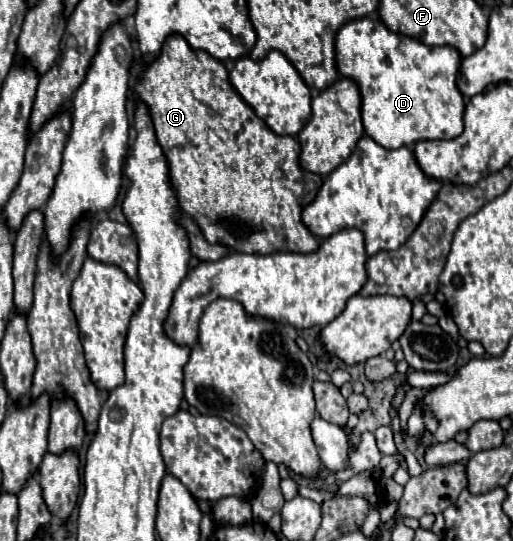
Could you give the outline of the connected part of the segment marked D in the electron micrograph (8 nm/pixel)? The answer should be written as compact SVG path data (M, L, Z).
M363 17L343 25L335 37L337 71L357 83L361 93L361 119L365 133L385 149L399 149L421 139L453 139L463 133L465 101L457 93L455 77L461 63L453 47L429 47L417 39L393 33L377 17Z

